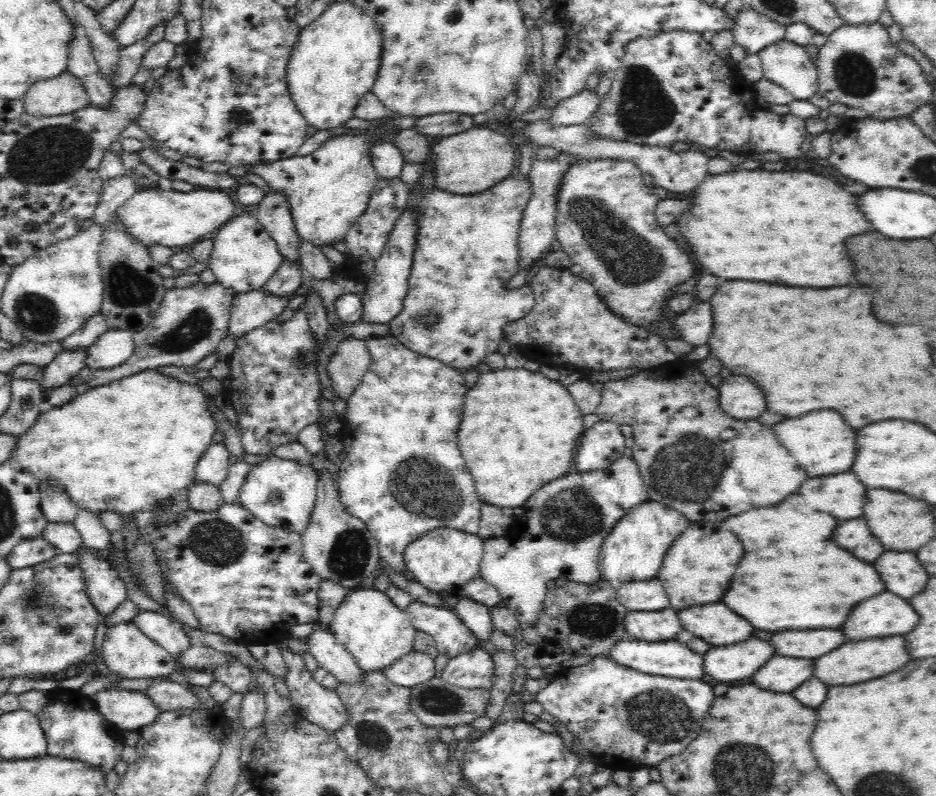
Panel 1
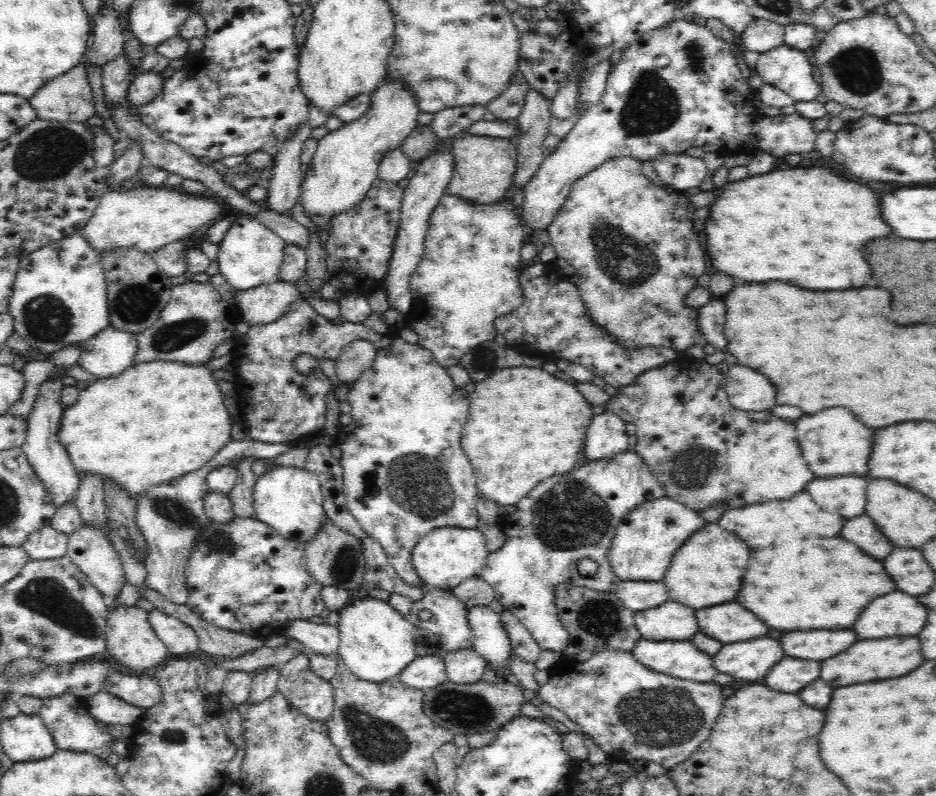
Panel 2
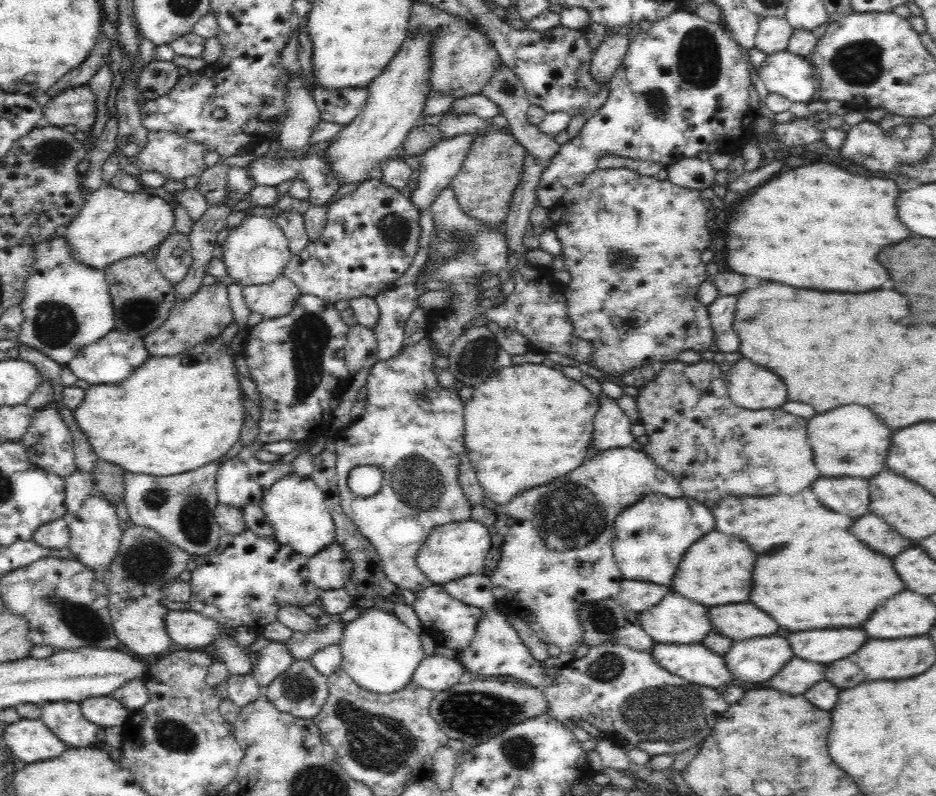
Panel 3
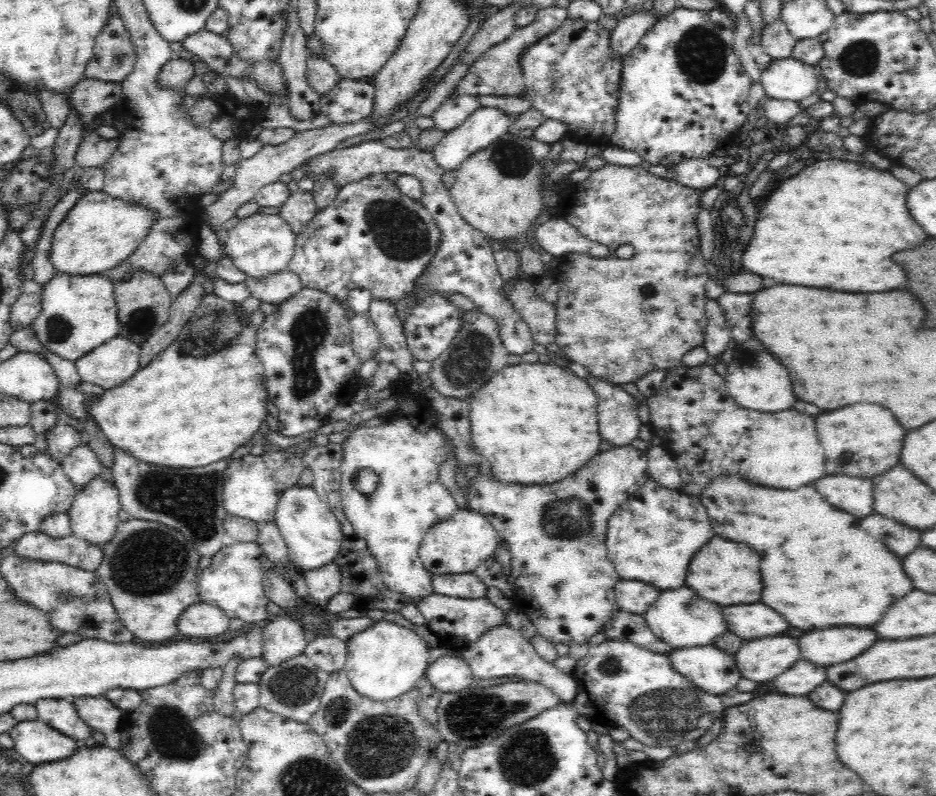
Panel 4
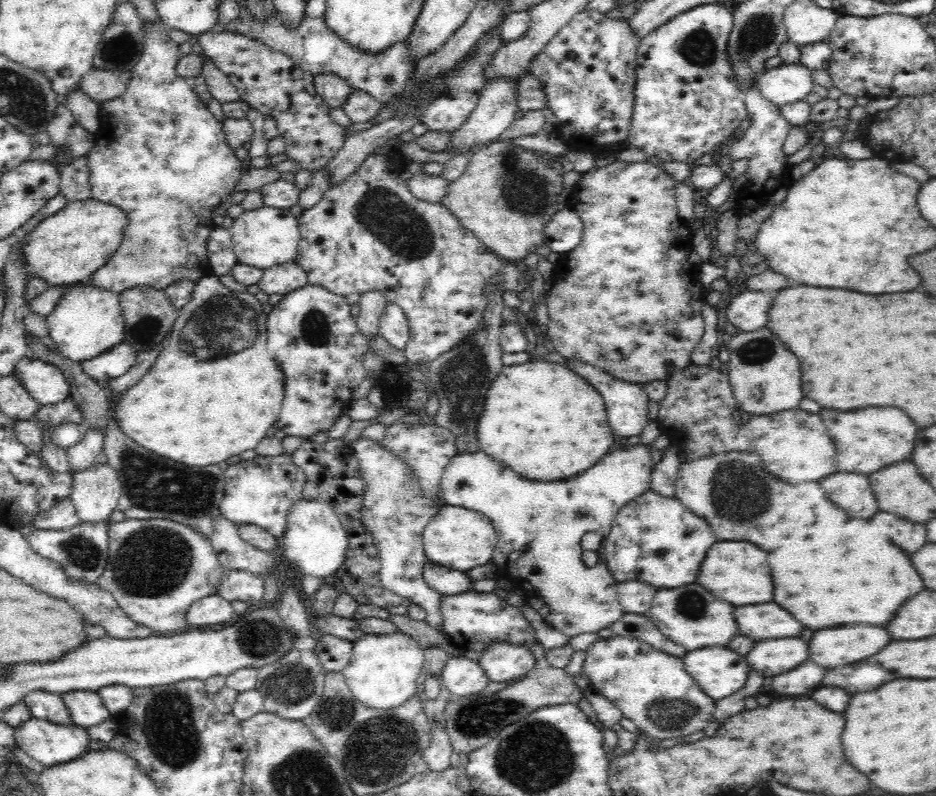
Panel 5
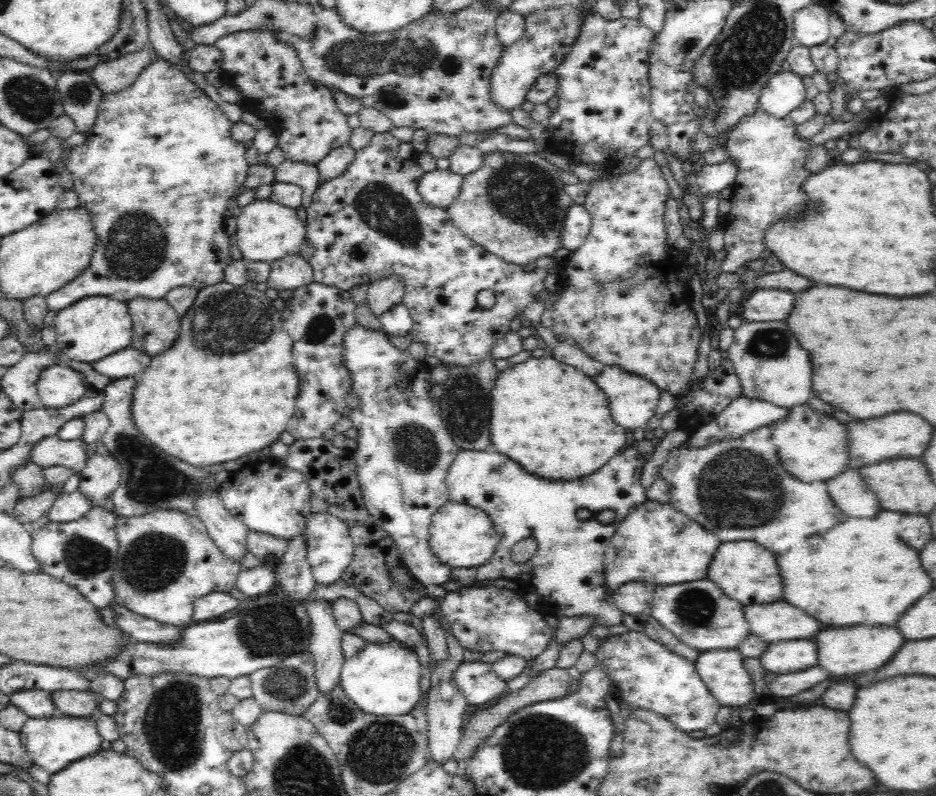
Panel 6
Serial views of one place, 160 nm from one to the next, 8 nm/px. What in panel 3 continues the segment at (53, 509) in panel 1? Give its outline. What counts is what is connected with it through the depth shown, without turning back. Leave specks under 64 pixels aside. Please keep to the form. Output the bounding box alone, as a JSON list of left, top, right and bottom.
[20,400,77,480]

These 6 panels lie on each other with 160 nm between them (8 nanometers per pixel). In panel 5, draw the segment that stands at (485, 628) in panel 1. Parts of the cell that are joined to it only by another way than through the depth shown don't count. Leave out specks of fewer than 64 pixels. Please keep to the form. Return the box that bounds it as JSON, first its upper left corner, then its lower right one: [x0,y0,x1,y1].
[477,640,536,682]

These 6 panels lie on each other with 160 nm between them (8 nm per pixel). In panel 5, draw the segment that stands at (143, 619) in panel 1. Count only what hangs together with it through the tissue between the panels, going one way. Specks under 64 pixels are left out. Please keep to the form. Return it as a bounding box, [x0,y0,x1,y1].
[186,596,233,626]

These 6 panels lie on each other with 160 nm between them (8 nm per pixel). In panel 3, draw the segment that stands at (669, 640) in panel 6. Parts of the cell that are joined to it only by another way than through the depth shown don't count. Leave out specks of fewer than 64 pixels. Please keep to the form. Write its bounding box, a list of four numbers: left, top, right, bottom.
[578,598,654,652]

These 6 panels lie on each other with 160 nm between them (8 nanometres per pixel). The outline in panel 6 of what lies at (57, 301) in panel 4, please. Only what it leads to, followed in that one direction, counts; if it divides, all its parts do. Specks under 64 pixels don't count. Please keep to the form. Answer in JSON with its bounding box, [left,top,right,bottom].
[54,296,131,363]

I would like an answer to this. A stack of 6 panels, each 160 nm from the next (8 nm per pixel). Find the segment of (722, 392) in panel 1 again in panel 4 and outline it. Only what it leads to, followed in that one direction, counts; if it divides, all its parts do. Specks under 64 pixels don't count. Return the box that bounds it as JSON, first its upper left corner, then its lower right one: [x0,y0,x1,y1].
[723,339,796,412]

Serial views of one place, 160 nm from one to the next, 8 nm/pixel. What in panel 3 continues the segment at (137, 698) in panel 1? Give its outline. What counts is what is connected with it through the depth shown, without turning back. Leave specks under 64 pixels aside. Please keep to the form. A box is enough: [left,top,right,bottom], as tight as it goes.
[80,694,132,728]

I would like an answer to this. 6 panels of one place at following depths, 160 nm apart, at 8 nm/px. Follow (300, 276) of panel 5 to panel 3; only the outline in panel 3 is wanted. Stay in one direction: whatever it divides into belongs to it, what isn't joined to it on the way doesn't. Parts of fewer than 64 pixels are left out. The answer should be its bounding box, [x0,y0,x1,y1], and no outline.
[242,274,301,320]

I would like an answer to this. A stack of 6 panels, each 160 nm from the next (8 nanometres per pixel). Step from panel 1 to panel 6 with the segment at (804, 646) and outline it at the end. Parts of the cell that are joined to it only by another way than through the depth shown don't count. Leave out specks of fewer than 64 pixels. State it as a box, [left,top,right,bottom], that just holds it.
[816,626,904,676]

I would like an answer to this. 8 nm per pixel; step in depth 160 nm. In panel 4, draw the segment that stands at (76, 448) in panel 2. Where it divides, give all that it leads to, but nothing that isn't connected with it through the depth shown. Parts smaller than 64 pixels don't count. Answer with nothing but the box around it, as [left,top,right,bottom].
[86,293,267,468]

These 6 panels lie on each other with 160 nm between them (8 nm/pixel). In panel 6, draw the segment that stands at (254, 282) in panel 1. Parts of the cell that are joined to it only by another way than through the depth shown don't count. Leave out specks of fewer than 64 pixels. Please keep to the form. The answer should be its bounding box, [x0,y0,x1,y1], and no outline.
[233,198,304,264]

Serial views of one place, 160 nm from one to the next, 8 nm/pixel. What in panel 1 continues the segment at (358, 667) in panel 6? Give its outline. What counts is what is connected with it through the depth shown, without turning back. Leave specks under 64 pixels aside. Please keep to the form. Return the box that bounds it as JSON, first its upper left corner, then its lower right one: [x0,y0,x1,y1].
[328,588,417,672]

